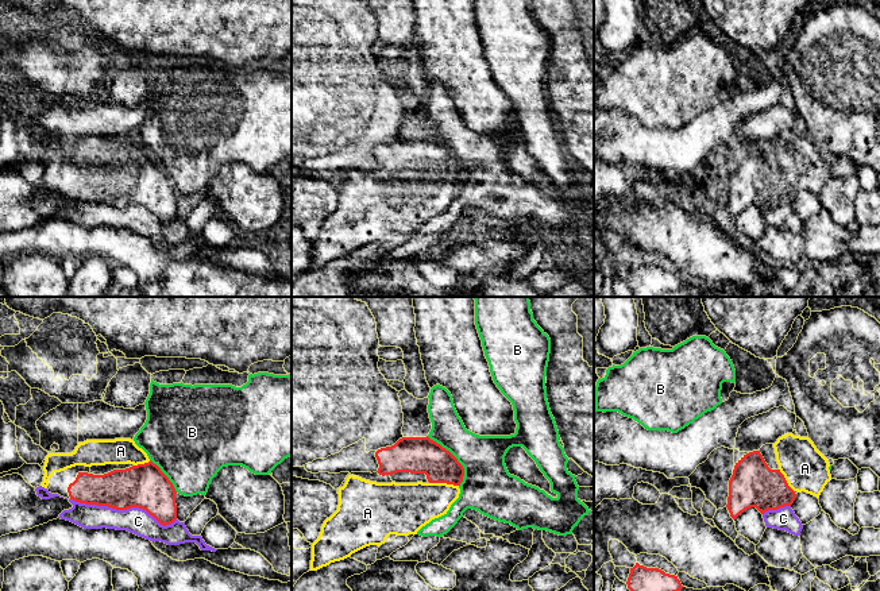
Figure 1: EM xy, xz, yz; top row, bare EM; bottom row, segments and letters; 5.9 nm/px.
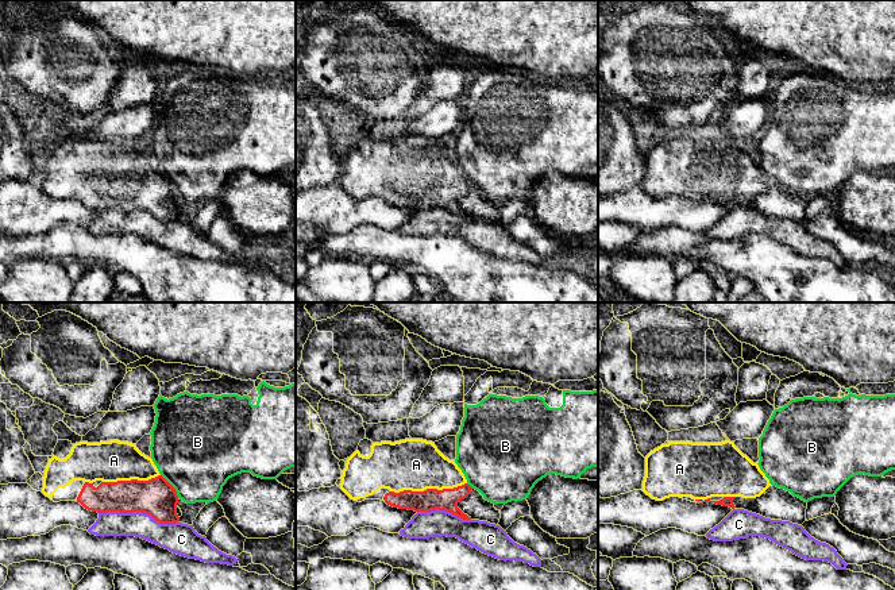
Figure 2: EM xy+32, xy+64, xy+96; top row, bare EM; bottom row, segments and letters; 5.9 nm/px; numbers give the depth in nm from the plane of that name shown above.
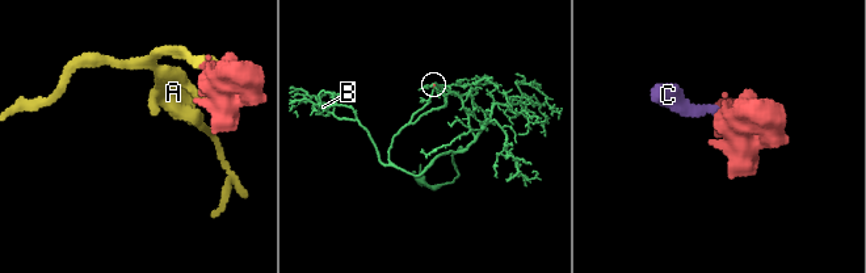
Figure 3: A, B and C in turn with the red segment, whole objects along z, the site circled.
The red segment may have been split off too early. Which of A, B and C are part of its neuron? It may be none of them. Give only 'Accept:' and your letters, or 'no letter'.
Accept: A

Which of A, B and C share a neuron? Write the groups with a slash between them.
A / B / C

